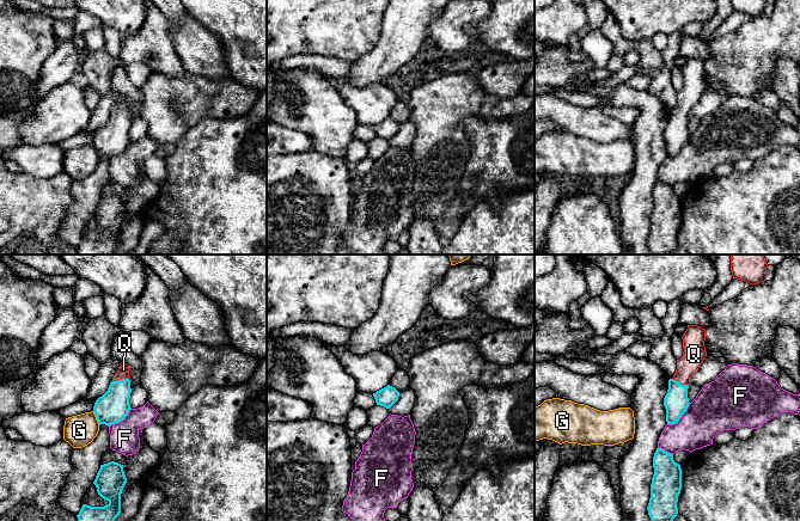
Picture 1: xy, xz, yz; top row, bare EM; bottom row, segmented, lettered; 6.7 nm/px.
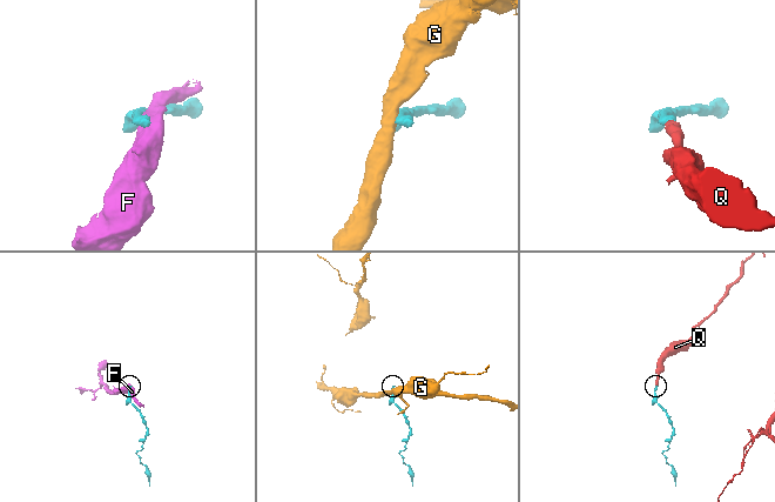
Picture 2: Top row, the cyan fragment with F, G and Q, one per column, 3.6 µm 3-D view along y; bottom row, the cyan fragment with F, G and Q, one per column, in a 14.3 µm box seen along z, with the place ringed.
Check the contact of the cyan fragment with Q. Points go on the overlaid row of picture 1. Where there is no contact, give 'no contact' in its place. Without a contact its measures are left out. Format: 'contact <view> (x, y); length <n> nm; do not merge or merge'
contact xy (120, 380); length 110 nm; merge

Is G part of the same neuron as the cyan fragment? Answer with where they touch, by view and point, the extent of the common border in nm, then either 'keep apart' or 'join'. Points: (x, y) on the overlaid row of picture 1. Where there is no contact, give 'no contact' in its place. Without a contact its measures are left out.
xy (97, 418) | 110 nm | keep apart

